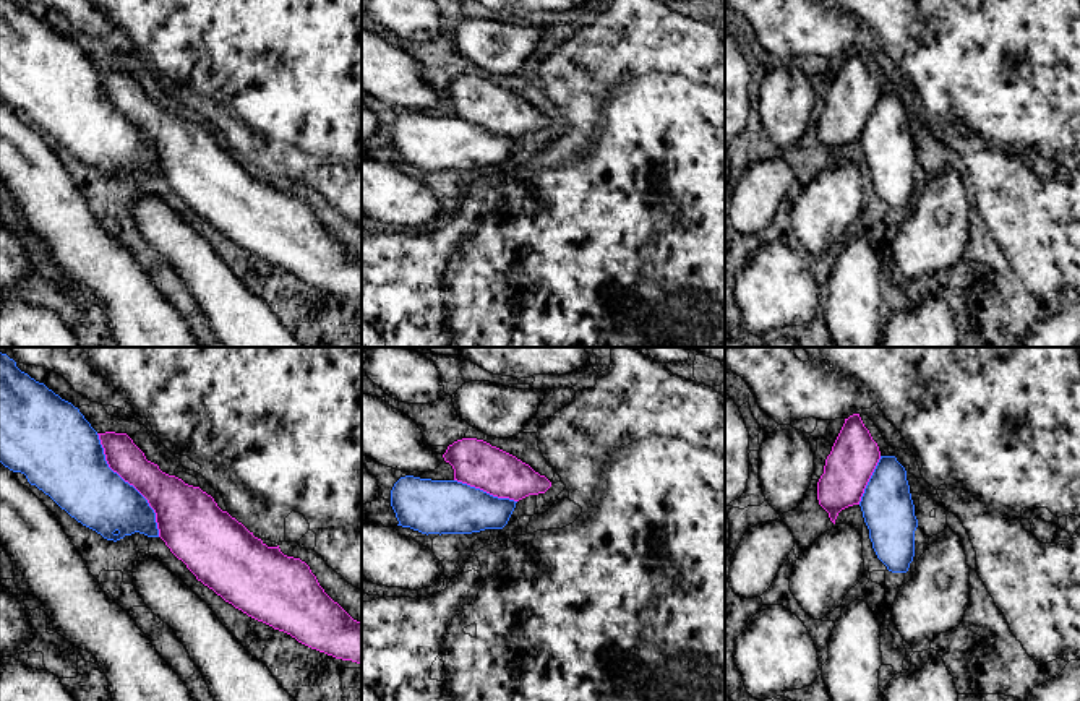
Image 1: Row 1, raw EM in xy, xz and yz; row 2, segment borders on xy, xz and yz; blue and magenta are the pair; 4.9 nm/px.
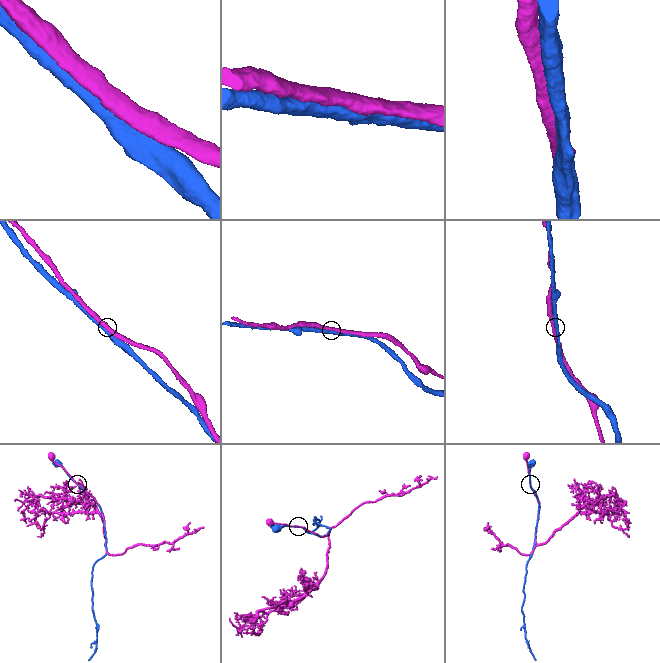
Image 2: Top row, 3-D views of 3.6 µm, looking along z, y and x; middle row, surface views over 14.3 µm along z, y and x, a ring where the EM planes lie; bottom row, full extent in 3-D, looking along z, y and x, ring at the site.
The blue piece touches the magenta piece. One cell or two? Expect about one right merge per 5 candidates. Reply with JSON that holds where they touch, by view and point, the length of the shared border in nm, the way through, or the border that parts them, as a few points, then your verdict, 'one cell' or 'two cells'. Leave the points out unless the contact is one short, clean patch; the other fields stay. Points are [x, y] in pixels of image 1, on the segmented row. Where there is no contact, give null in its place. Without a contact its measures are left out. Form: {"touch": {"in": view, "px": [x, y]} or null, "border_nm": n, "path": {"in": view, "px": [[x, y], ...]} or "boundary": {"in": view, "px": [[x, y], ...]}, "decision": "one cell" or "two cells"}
{"touch": {"in": "xy", "px": [128, 484]}, "border_nm": 600, "decision": "two cells"}

